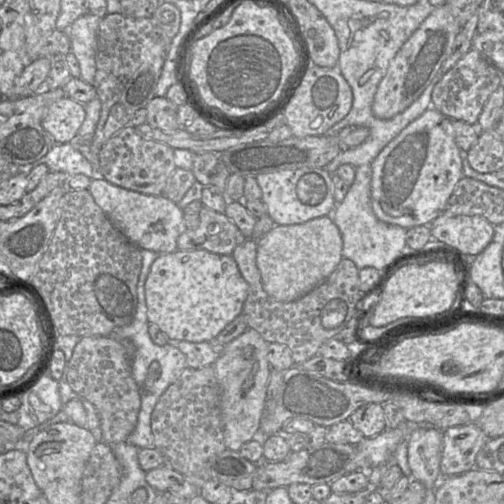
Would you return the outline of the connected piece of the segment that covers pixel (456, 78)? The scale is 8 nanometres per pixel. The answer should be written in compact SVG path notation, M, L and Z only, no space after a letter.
M471 48L449 69L432 91L432 106L444 116L468 124L478 122L490 95L500 86L498 70L480 52Z

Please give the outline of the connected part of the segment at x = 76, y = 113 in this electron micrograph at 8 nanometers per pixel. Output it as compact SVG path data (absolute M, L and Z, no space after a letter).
M65 96L52 103L43 119L43 129L56 144L73 142L86 117L84 104Z

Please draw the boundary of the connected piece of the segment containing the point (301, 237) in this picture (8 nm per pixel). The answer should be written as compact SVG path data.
M331 215L313 218L301 224L274 225L257 241L257 268L265 292L279 302L292 302L311 292L337 267L342 256L343 240Z

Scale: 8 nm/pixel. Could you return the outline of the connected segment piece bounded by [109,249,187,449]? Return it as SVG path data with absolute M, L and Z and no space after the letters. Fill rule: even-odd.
M140 249L142 256L142 268L137 284L137 309L133 321L126 326L116 328L109 337L117 340L130 340L135 345L136 351L132 358L132 376L139 388L141 406L135 429L128 436L126 442L137 448L153 448L154 439L151 430L151 414L161 395L175 382L187 367L186 356L177 348L167 343L163 346L156 345L148 332L149 321L147 317L147 306L145 298L145 282L150 271L150 267L155 259L160 255L148 249Z

